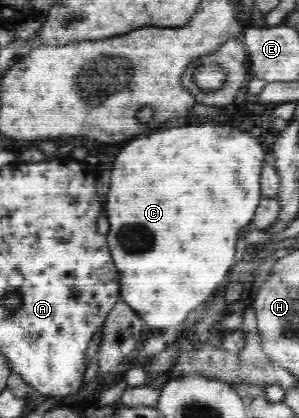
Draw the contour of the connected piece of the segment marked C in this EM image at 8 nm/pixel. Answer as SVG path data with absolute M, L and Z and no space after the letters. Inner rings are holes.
M204 122L194 126L174 126L170 130L156 130L148 136L138 136L136 140L128 142L114 160L112 166L112 188L108 194L108 218L110 218L110 230L107 235L107 244L111 250L111 256L118 270L120 280L120 293L122 298L129 304L150 327L170 328L187 322L193 310L196 310L206 300L214 296L220 284L227 278L228 271L236 261L236 242L242 230L252 222L254 212L262 200L260 192L260 174L266 164L266 150L260 138L244 138L244 130L234 128L230 124L216 124L216 122Z

